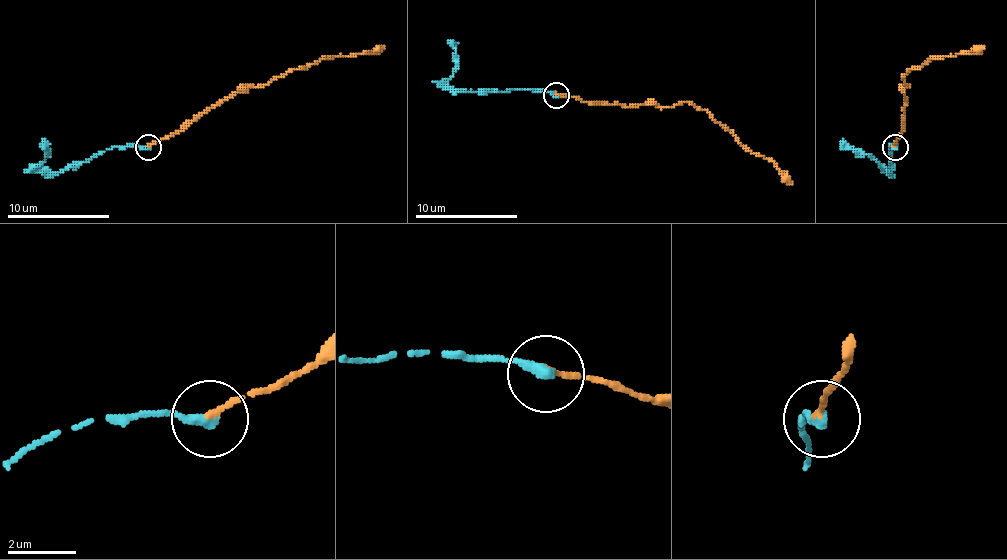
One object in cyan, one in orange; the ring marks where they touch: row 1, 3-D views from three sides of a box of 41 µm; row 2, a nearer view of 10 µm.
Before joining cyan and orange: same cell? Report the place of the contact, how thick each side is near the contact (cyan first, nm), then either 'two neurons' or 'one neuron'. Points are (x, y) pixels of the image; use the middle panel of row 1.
place (556, 95); calibres 360 and 170 nm; one neuron

